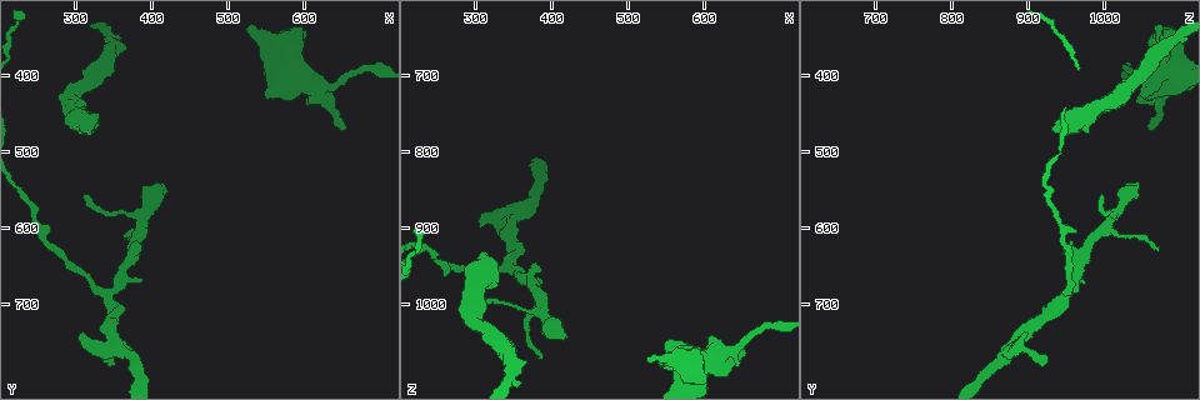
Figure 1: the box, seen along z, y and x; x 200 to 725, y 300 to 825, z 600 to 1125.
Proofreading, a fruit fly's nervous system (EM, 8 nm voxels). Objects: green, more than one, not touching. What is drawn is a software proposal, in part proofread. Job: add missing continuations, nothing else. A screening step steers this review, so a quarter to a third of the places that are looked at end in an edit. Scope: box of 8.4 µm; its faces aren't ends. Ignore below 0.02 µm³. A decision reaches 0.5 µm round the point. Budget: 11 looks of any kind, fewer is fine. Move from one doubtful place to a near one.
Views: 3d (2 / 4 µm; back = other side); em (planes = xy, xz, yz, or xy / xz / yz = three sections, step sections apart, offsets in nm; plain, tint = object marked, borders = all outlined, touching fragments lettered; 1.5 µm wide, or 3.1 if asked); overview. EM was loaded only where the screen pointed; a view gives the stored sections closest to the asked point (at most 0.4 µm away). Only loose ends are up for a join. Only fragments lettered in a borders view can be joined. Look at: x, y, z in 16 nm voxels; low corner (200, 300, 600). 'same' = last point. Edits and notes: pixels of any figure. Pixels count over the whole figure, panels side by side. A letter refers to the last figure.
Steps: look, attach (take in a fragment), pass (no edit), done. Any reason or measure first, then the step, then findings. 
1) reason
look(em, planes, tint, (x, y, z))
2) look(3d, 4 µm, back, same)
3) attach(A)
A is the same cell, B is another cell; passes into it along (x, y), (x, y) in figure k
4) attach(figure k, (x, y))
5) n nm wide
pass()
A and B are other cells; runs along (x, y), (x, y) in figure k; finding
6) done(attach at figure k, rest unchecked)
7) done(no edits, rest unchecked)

tapers out
look(3d, 4 µm, (345, 780, 925))

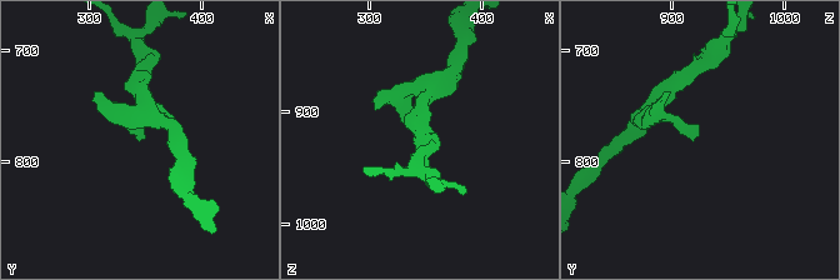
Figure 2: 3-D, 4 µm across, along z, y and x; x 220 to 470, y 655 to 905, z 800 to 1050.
need the tissue
look(em, planes, borders, (346, 776, 924))

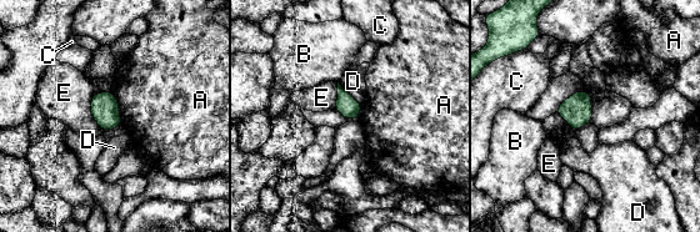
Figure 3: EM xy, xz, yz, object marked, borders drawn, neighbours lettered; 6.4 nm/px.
pass()
A, B, C, D and E are other cells; border along (113, 91), (123, 124) in figure 3; no lettered fragment goes on from it

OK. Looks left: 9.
branch stops here
look(em, yz, step 8, borders, (645, 470, 1055))

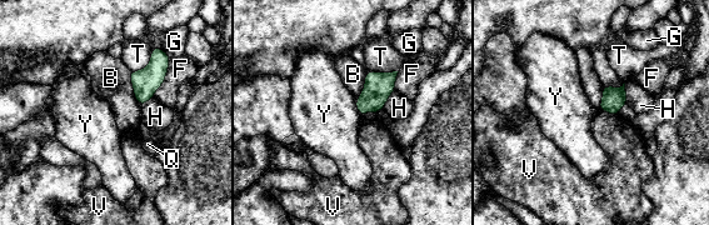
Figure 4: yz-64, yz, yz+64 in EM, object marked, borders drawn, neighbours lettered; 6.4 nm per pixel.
another direction
look(em, planes, borders, same)

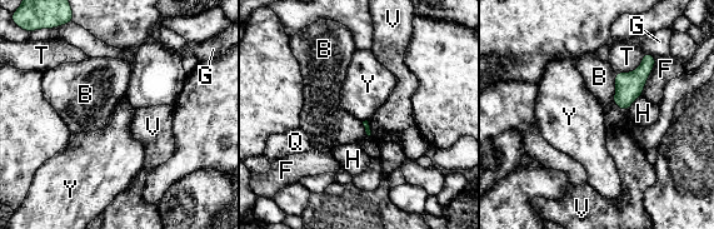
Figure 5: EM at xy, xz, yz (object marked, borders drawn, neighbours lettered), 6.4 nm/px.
pass()
B, F, G, H, Q, T, V and Y are other cells; border along (367, 119), (363, 122) in figure 5; no lettered fragment goes on from it

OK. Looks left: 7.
an open end
look(3d, 4 µm, back, (310, 560, 995))

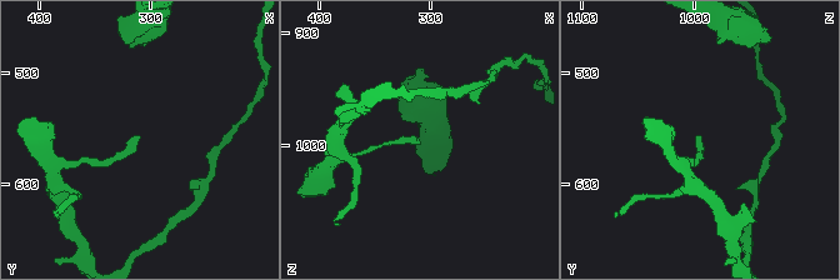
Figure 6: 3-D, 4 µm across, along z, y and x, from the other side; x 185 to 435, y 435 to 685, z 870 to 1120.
look(em, planes, borders, (310, 560, 994))

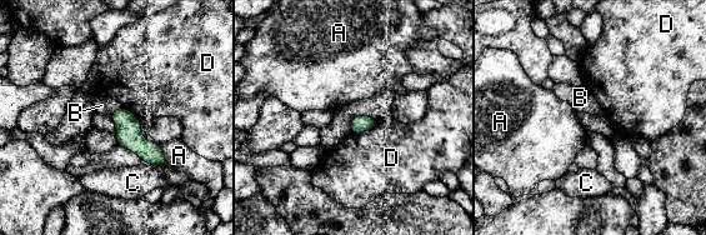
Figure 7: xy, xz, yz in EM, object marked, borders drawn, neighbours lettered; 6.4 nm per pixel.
D touches over 180 nm
pass()
A, B, C and D are other cells; none of them fits

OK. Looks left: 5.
an open end
look(3d, 4 µm, (385, 665, 970))

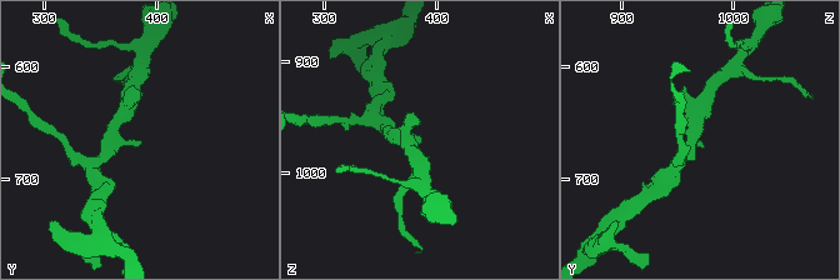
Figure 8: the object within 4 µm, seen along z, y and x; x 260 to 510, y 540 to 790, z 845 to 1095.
arms of 190, 200 nm; need the tissue
look(em, planes, borders, (386, 668, 970))

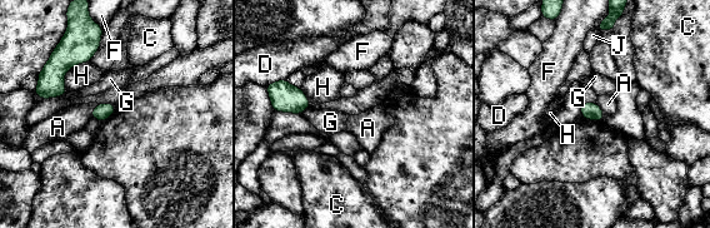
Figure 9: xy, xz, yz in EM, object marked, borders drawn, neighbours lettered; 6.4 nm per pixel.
pass()
A, C, D, F, G, H and J are other cells; none of them fits

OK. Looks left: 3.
done(no edits, rest unchecked)

